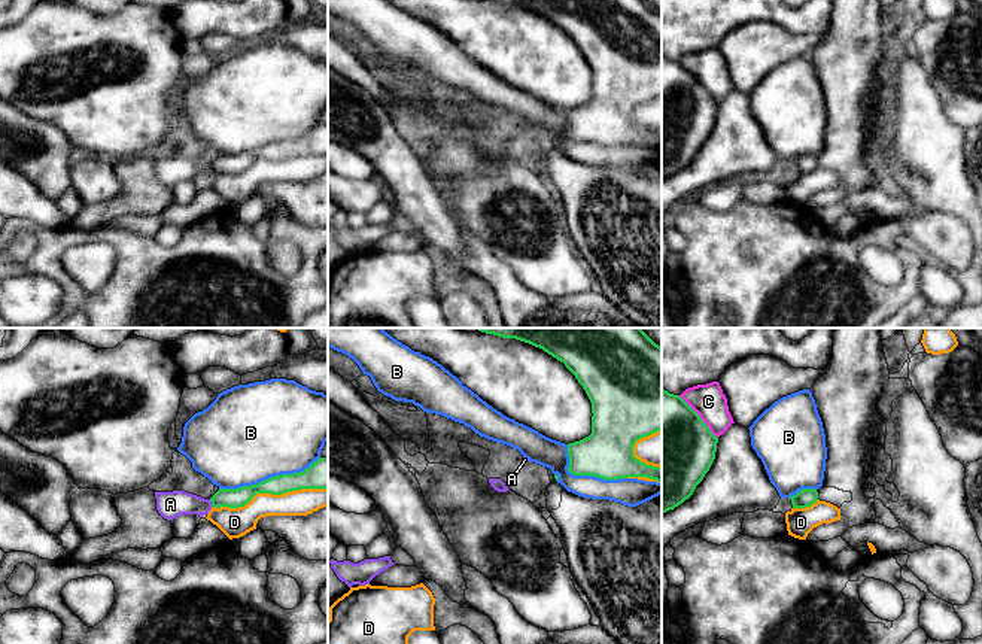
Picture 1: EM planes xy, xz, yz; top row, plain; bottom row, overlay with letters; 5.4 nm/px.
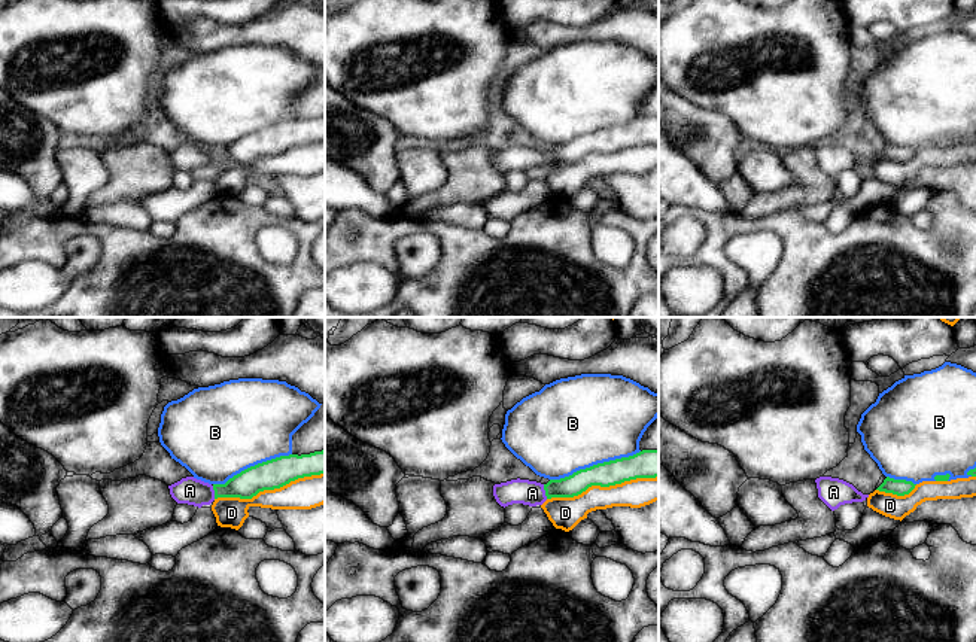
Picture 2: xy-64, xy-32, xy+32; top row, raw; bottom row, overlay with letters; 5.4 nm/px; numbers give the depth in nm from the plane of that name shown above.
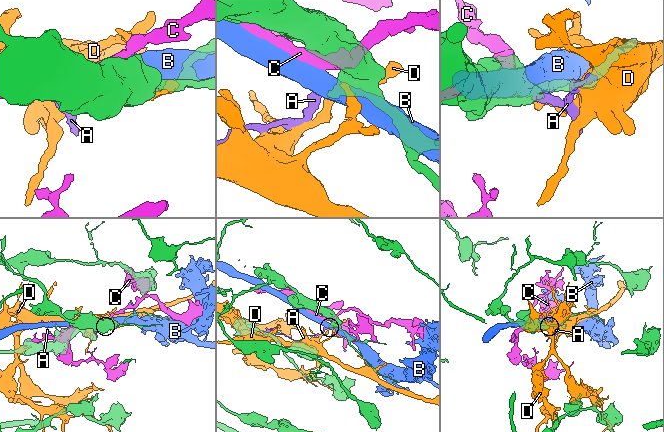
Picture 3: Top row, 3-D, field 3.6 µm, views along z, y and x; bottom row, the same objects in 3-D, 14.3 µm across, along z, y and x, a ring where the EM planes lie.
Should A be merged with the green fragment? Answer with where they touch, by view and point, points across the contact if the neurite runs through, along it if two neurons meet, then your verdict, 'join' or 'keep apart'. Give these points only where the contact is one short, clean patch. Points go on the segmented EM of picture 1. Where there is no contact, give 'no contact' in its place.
xy (212, 503) | across xy (233, 498), (221, 498), (212, 503), (170, 504) | join

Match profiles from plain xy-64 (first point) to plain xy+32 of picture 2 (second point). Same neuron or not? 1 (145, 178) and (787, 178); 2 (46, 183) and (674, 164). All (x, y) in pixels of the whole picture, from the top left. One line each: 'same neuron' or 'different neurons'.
1: different neurons
2: different neurons

